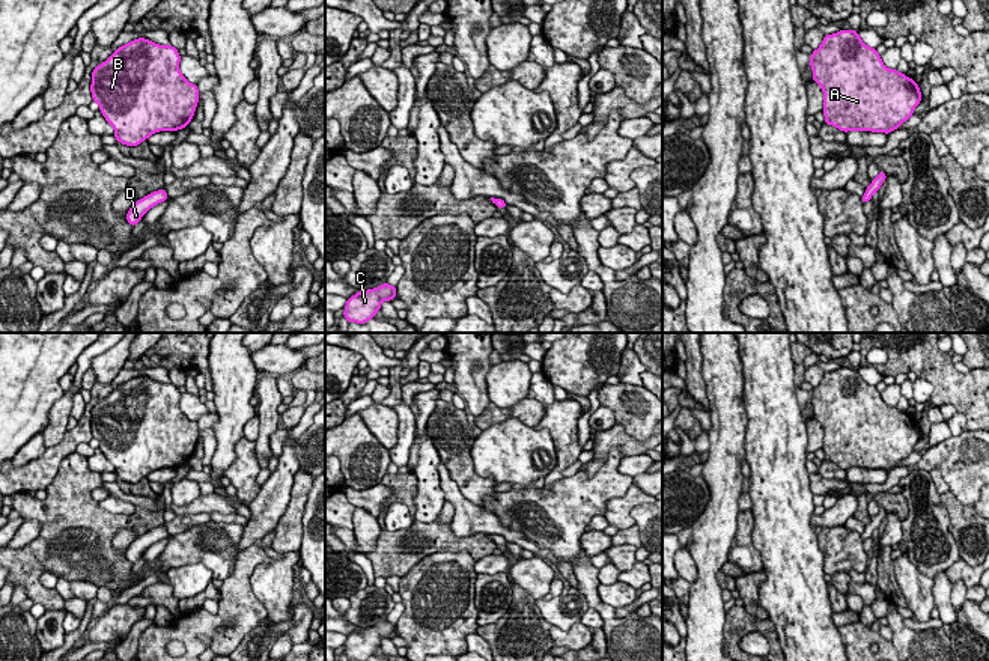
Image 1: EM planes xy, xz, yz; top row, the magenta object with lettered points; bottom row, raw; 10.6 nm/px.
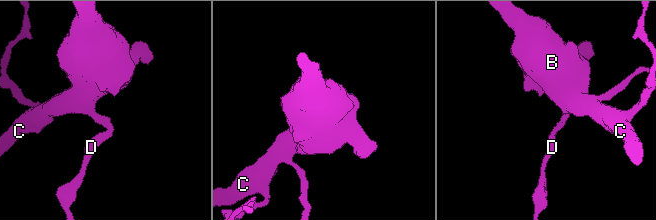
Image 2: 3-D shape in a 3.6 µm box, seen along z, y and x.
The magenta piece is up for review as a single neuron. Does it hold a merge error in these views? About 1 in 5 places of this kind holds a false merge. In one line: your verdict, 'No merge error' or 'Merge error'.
No merge error

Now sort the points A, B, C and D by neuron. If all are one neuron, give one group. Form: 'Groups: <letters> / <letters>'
Groups: A B C D

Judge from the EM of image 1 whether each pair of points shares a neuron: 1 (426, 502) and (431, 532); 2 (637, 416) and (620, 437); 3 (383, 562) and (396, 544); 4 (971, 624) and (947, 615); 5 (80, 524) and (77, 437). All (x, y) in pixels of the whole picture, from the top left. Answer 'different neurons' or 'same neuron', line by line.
1: different neurons
2: different neurons
3: same neuron
4: different neurons
5: different neurons

